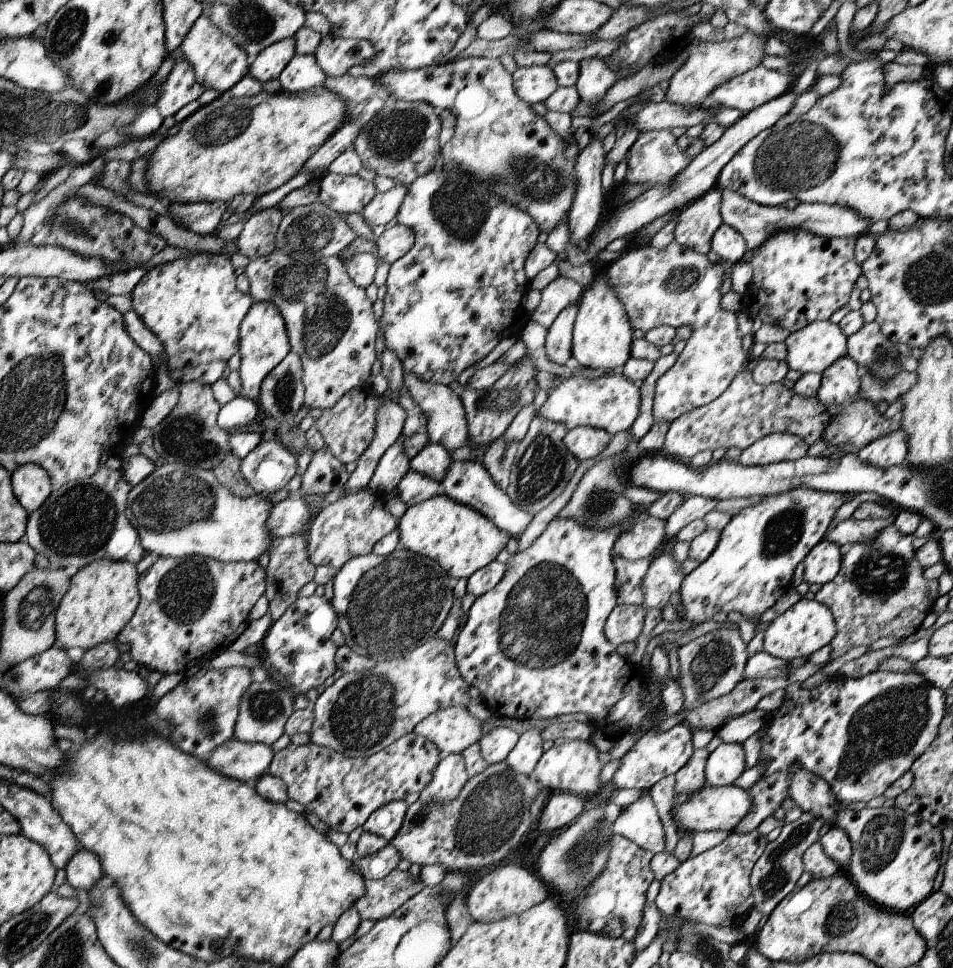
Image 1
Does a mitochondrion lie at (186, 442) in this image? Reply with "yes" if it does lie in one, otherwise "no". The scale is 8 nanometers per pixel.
yes

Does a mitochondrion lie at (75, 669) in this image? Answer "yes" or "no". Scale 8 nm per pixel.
no

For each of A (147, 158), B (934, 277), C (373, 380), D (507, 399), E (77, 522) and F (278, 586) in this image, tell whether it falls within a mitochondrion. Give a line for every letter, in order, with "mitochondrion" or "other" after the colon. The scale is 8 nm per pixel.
A: other
B: mitochondrion
C: other
D: mitochondrion
E: mitochondrion
F: other

